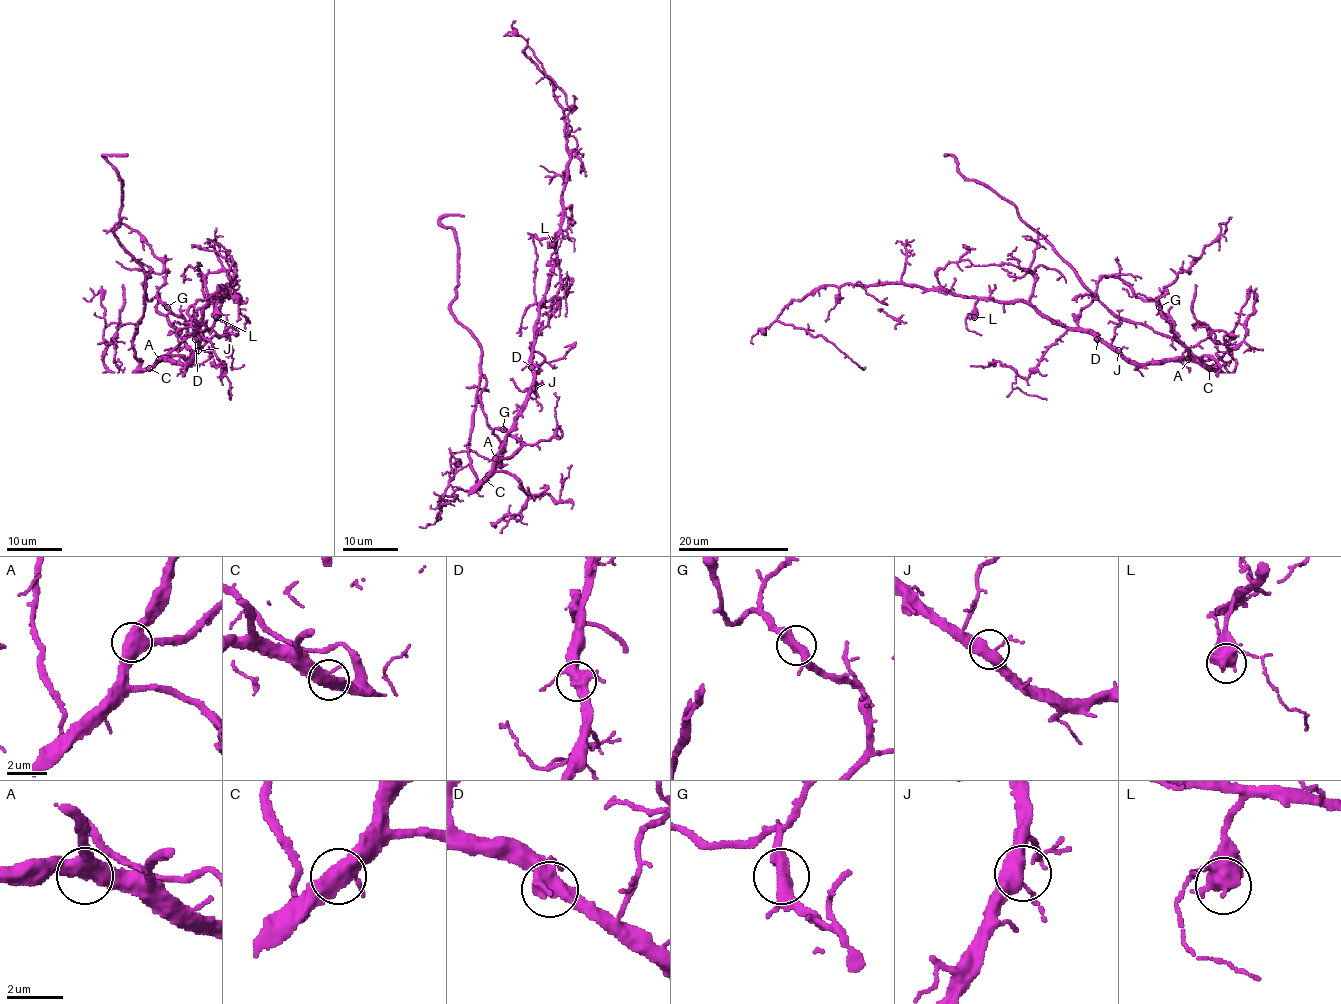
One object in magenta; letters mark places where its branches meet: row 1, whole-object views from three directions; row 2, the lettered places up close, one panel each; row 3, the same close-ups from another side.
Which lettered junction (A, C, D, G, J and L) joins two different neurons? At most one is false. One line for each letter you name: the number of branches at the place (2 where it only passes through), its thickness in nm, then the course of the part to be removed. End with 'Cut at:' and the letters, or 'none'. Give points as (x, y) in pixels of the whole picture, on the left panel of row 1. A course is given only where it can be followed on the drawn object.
Cut at: none

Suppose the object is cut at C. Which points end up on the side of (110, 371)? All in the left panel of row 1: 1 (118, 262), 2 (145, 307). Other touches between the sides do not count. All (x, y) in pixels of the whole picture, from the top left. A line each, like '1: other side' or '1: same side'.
1: other side
2: same side

